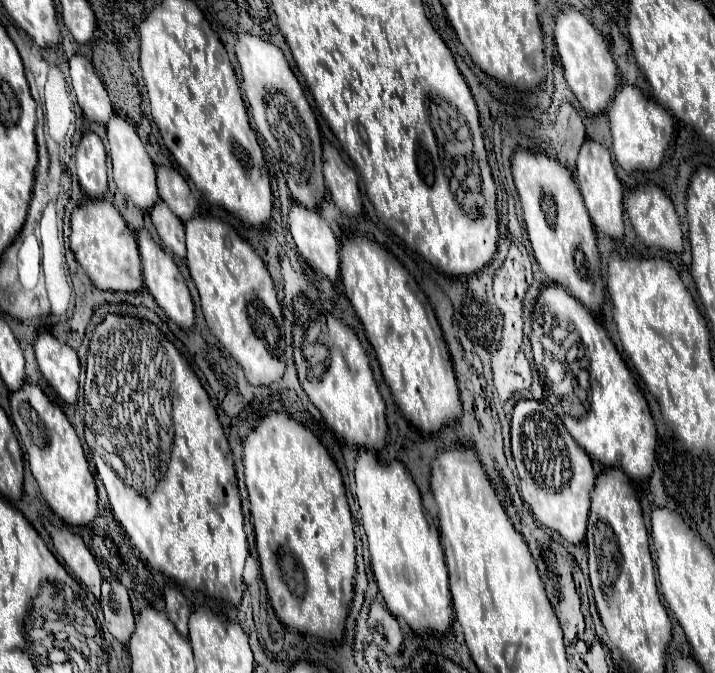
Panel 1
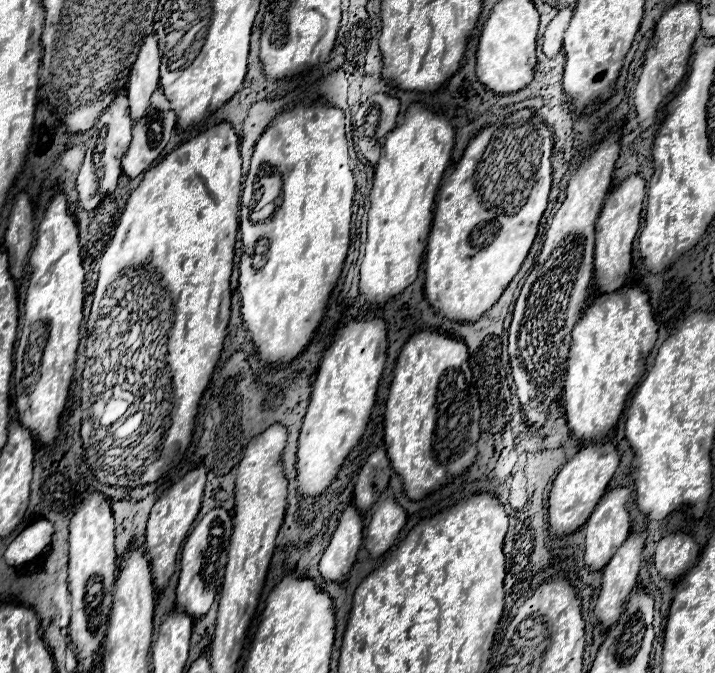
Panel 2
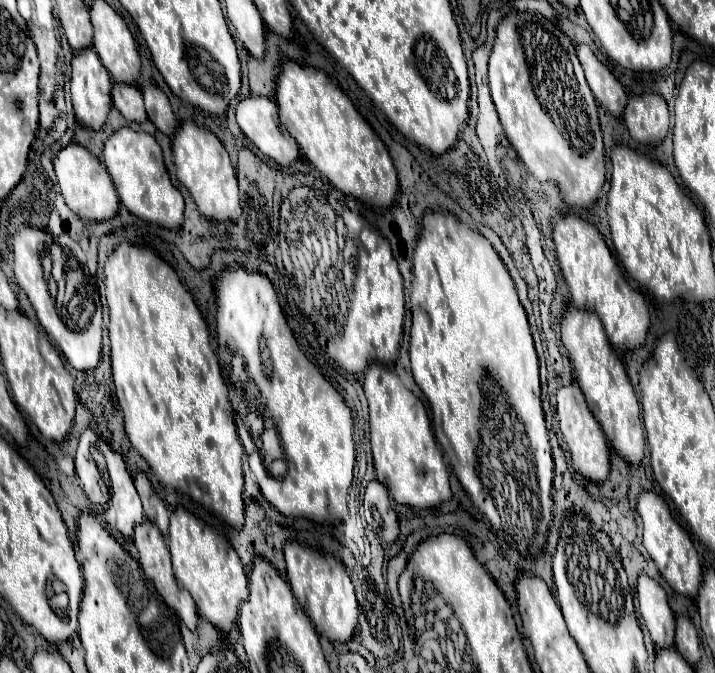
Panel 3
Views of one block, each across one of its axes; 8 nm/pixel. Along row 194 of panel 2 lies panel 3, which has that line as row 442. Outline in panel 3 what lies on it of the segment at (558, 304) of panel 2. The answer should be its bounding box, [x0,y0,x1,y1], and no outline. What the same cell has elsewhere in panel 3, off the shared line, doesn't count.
[556,384,610,482]

